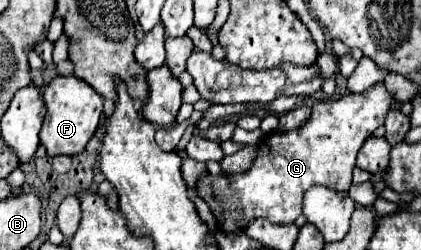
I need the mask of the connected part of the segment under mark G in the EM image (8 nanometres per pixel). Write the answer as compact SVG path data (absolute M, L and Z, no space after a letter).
M384 82L360 94L346 94L336 102L316 102L304 126L286 134L268 134L260 140L258 156L248 172L236 176L204 174L198 182L198 194L210 206L220 230L228 234L242 232L252 218L260 216L278 224L290 224L302 214L302 198L308 188L320 184L338 192L348 192L356 154L366 138L384 124L392 104L394 96L386 90Z

